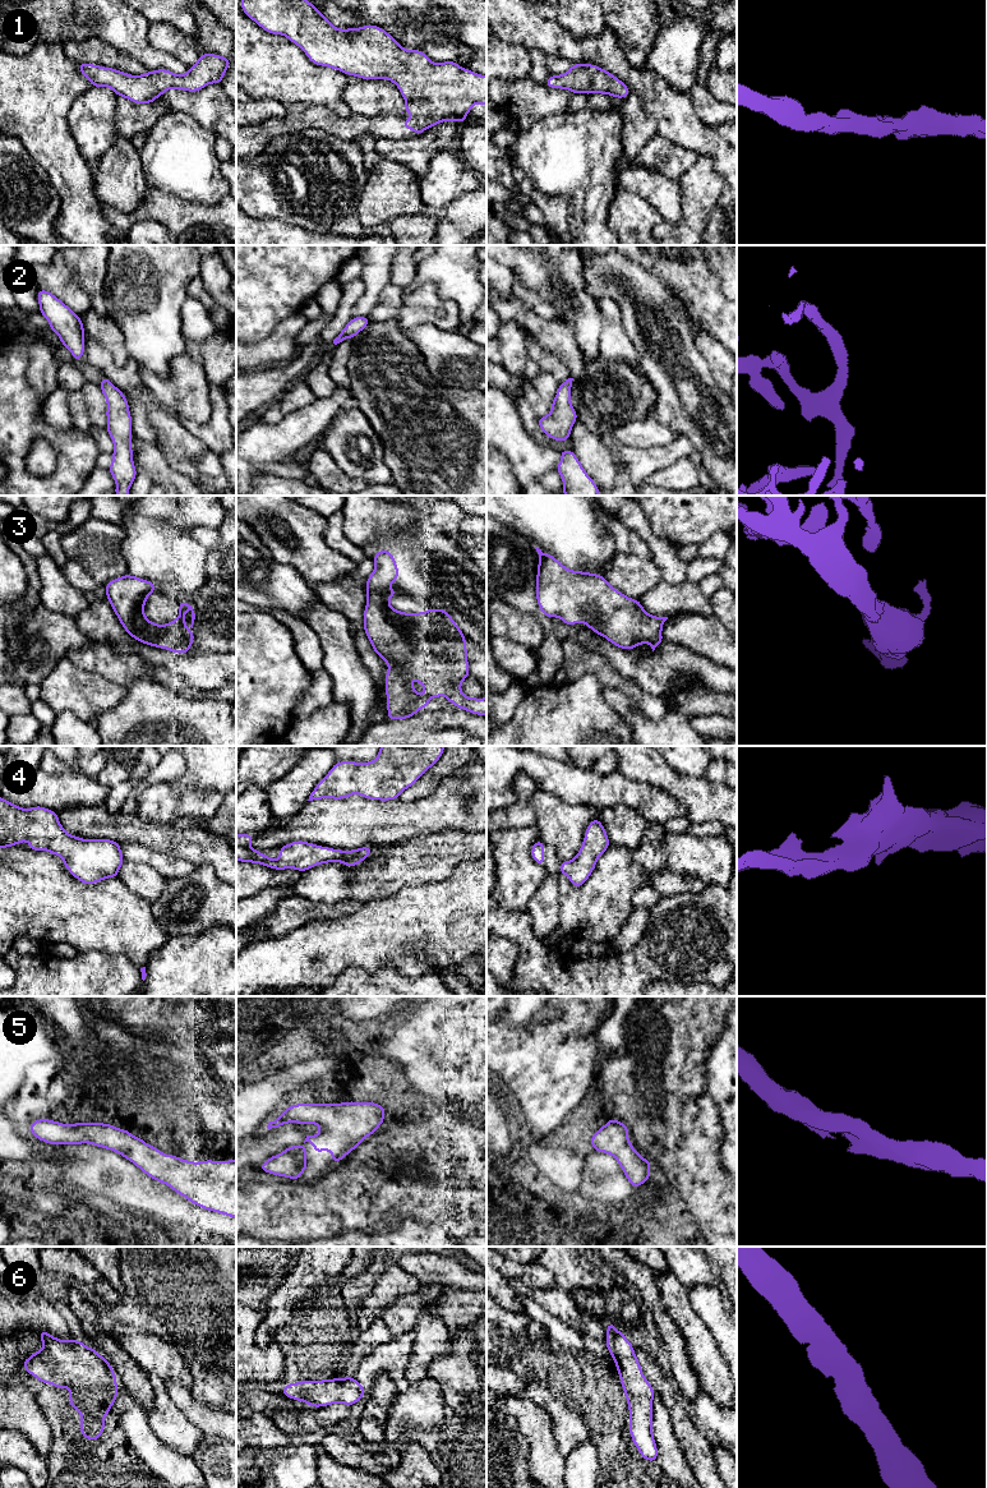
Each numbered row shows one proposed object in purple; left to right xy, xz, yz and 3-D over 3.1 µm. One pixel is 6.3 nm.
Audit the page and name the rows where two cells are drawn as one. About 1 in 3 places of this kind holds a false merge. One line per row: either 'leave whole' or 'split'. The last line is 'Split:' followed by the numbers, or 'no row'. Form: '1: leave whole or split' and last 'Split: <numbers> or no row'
1: leave whole
2: leave whole
3: leave whole
4: leave whole
5: leave whole
6: leave whole
Split: no row

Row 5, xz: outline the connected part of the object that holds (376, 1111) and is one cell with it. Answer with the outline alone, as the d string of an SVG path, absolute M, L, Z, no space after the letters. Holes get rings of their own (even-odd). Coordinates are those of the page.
M341 1102L341 1104L295 1104L281 1112L280 1118L269 1121L267 1128L278 1128L287 1123L315 1124L320 1128L315 1135L306 1135L305 1142L310 1142L319 1155L322 1150L329 1151L332 1160L338 1164L352 1150L358 1148L363 1139L372 1135L384 1121L386 1109L375 1102ZM290 1146L278 1155L269 1157L258 1167L268 1174L286 1176L291 1180L301 1179L301 1173L308 1169L305 1146Z

